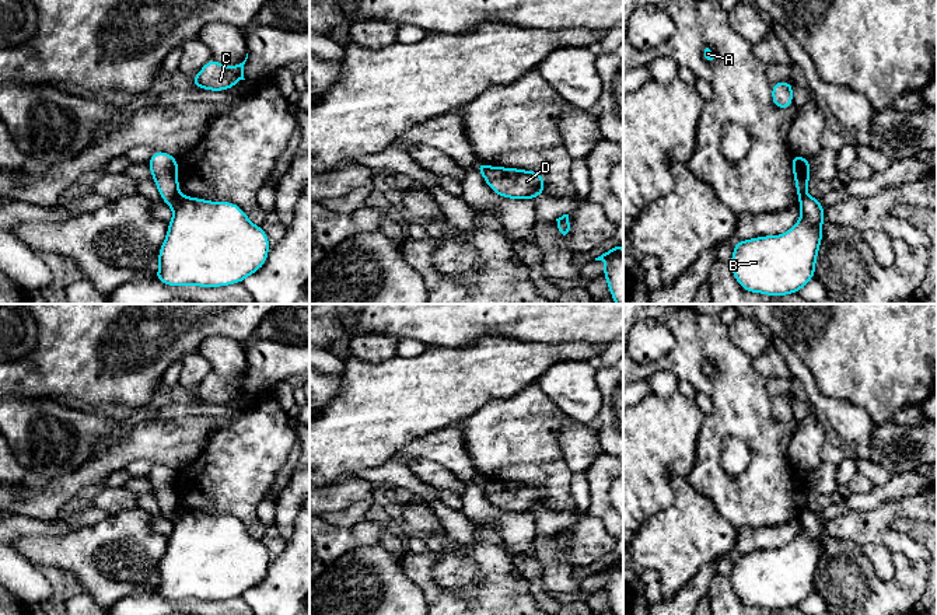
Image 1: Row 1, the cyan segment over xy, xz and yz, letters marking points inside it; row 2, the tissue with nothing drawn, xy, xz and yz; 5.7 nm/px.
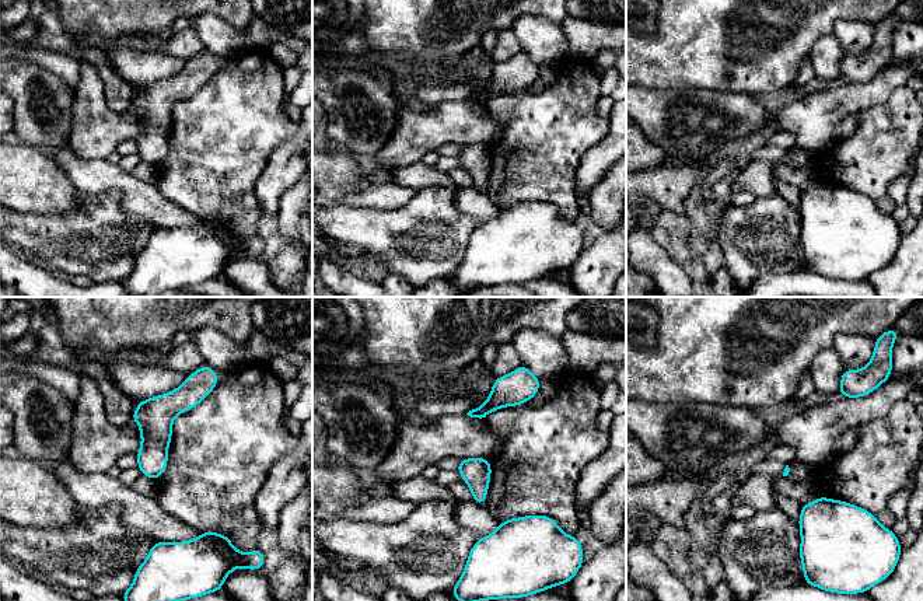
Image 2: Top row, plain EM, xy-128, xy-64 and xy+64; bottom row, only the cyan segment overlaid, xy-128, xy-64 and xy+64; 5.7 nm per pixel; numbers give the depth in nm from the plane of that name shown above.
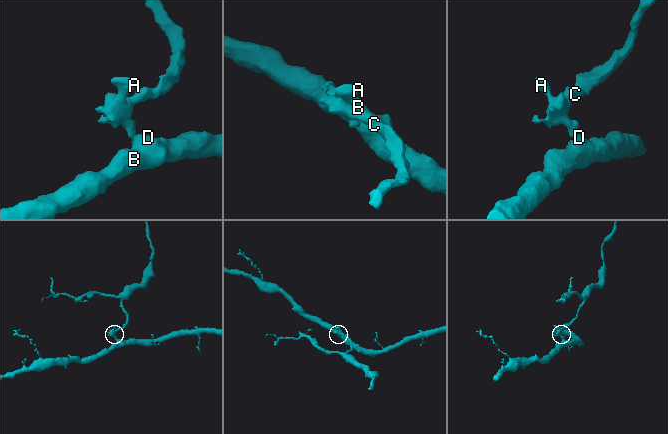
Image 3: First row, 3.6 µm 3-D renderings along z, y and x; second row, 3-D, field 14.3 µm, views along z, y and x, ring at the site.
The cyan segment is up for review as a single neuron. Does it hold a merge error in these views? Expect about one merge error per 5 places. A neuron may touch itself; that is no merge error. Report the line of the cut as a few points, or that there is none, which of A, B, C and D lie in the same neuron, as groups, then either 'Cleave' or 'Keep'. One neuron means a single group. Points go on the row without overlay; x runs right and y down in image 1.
Split along xy (179, 507), (168, 517). Groups: A C / B D. Cleave

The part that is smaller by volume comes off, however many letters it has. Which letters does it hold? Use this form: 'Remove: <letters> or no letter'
Remove: A, C

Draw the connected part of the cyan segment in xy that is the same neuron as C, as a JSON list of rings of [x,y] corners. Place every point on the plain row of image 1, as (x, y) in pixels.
[[[247,367],[247,371],[242,377],[235,378],[232,381],[223,380],[221,377],[218,377],[213,371],[209,373],[209,375],[192,392],[193,401],[209,403],[209,405],[225,405],[225,403],[232,402],[240,394],[245,394],[244,392],[244,378],[245,378],[247,373],[248,373],[248,367]]]

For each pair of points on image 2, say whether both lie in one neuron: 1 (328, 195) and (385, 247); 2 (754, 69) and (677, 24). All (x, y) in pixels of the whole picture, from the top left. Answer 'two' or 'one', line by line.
1: two
2: one

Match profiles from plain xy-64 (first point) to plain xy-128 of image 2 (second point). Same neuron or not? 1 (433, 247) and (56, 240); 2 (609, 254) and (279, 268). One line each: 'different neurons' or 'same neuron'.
1: same neuron
2: same neuron

